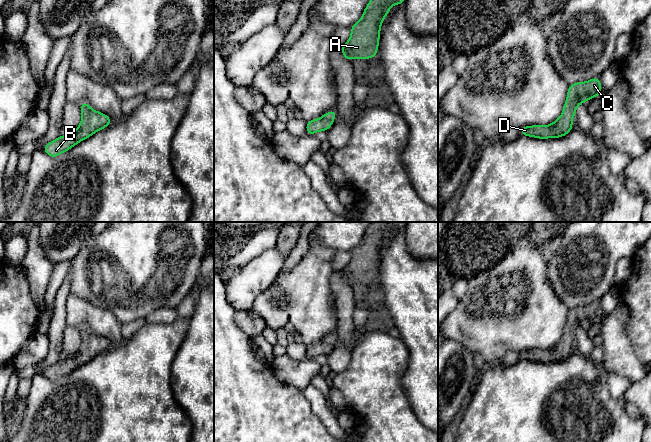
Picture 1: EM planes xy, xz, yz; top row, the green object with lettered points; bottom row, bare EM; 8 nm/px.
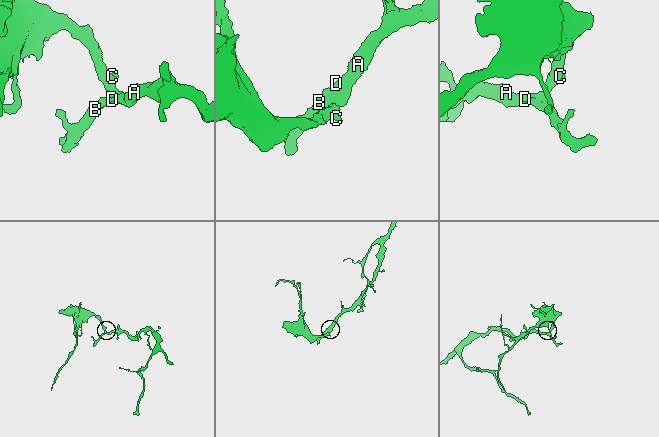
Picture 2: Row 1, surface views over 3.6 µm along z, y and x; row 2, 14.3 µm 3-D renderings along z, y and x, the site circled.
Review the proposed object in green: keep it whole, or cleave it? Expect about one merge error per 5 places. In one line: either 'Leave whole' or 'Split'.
Leave whole

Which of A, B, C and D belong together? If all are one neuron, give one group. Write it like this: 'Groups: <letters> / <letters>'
Groups: A B C D

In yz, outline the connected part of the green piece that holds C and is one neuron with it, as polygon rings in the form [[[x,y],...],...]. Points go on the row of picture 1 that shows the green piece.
[[[594,77],[587,82],[576,82],[569,85],[566,102],[561,116],[552,124],[546,126],[523,126],[520,134],[538,139],[560,138],[566,136],[574,128],[572,118],[576,115],[579,104],[585,103],[602,92],[600,78]]]

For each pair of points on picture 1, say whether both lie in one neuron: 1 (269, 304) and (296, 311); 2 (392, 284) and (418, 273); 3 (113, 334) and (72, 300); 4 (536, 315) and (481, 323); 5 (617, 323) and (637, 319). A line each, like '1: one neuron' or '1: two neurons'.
1: one neuron
2: one neuron
3: one neuron
4: one neuron
5: two neurons

